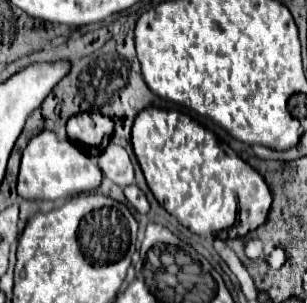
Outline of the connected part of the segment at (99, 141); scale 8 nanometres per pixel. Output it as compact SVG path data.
M79 112L69 118L67 136L69 142L81 150L95 150L95 154L101 154L113 136L113 122L111 118L97 112Z

